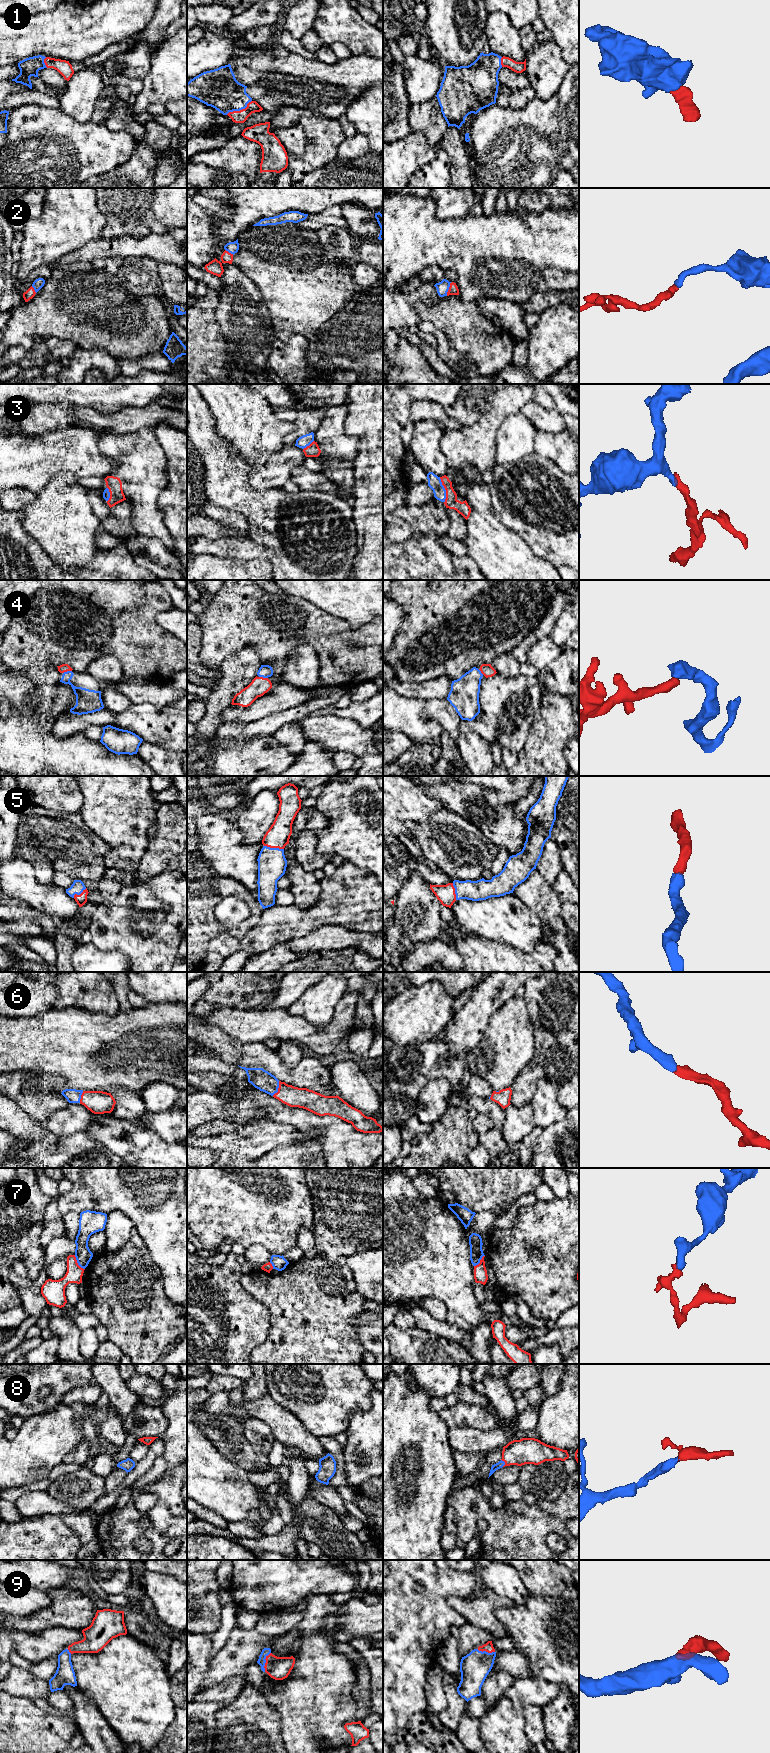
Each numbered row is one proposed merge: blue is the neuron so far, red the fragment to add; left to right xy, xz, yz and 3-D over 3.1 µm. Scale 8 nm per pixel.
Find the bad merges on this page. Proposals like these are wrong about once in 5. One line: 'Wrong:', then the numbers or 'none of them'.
Wrong: 7

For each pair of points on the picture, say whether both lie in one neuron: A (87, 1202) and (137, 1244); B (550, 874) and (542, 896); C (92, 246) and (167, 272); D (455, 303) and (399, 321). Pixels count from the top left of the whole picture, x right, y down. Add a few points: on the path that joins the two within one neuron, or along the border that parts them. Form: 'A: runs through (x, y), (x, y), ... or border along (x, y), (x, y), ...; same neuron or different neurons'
A: border along (134, 1229), (150, 1252); different neurons
B: border along (536, 868), (552, 887); different neurons
C: border along (157, 261), (169, 262), (176, 266); different neurons
D: border along (436, 301), (416, 305), (421, 320); different neurons

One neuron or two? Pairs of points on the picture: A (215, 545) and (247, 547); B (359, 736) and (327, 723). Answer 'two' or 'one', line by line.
A: one
B: one

